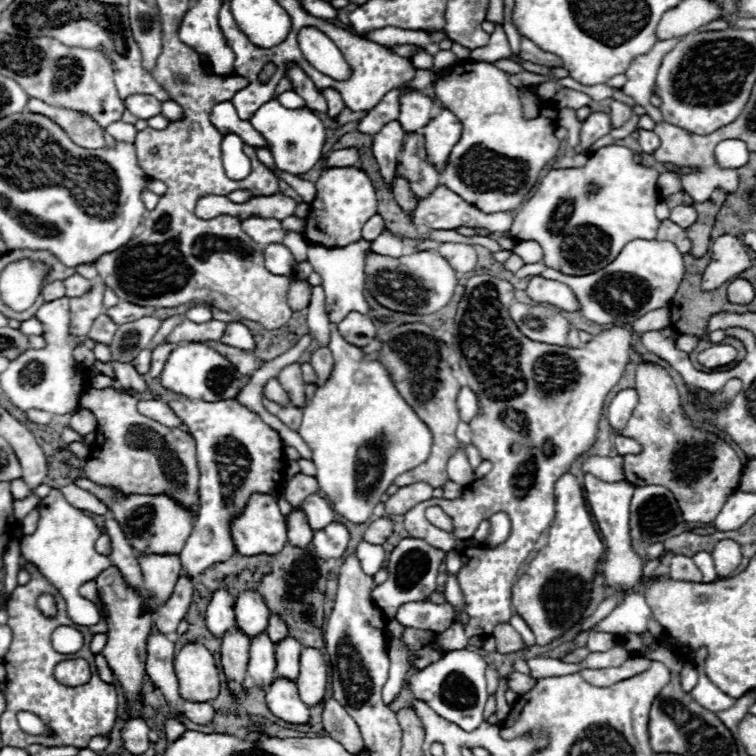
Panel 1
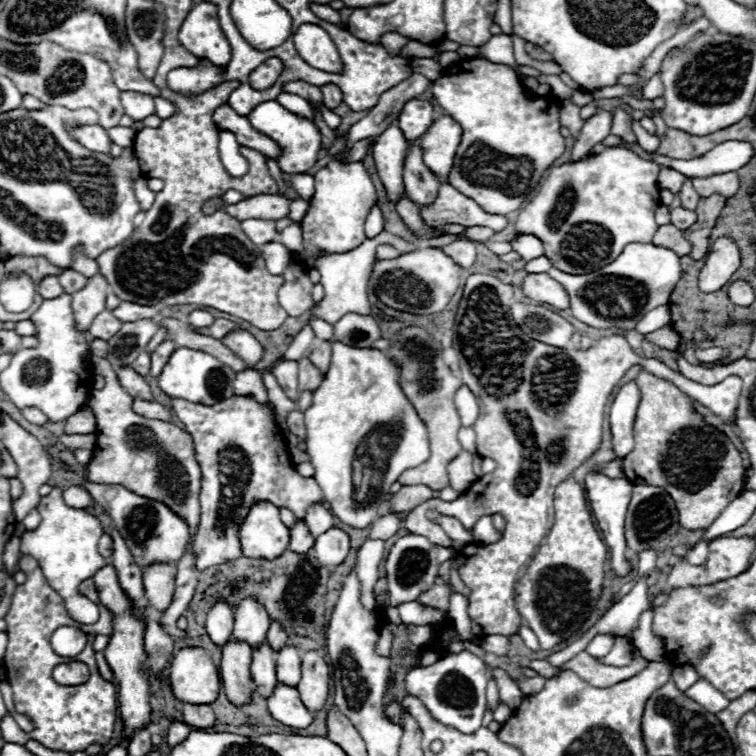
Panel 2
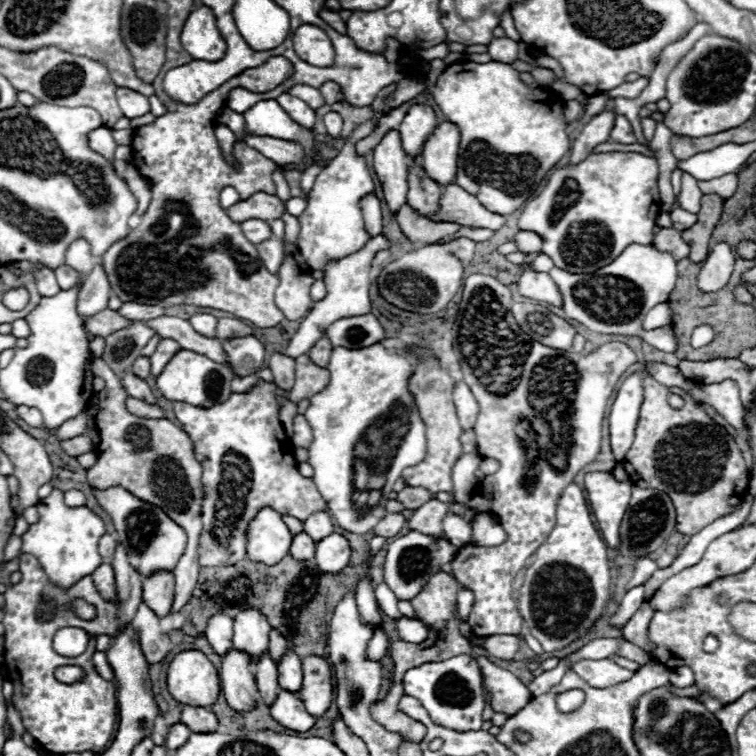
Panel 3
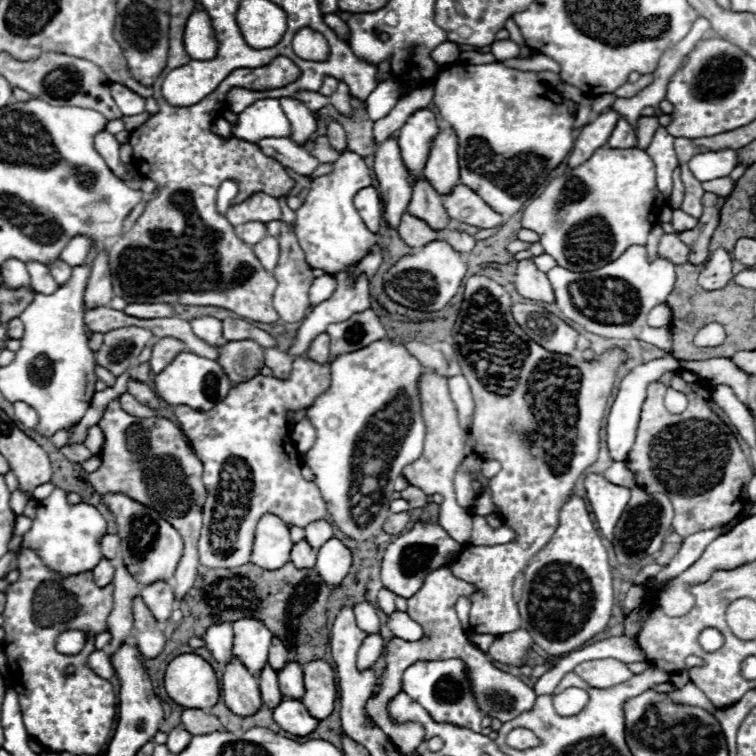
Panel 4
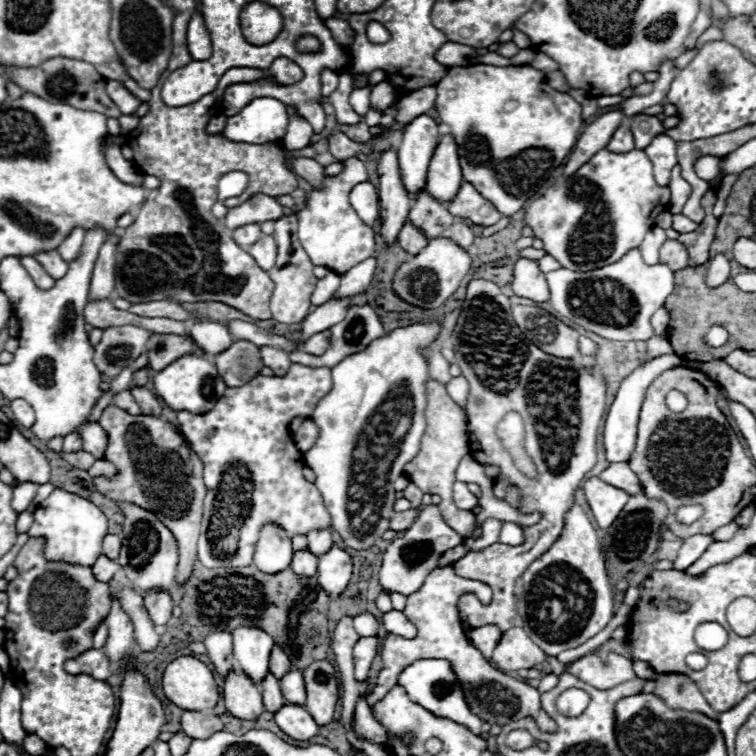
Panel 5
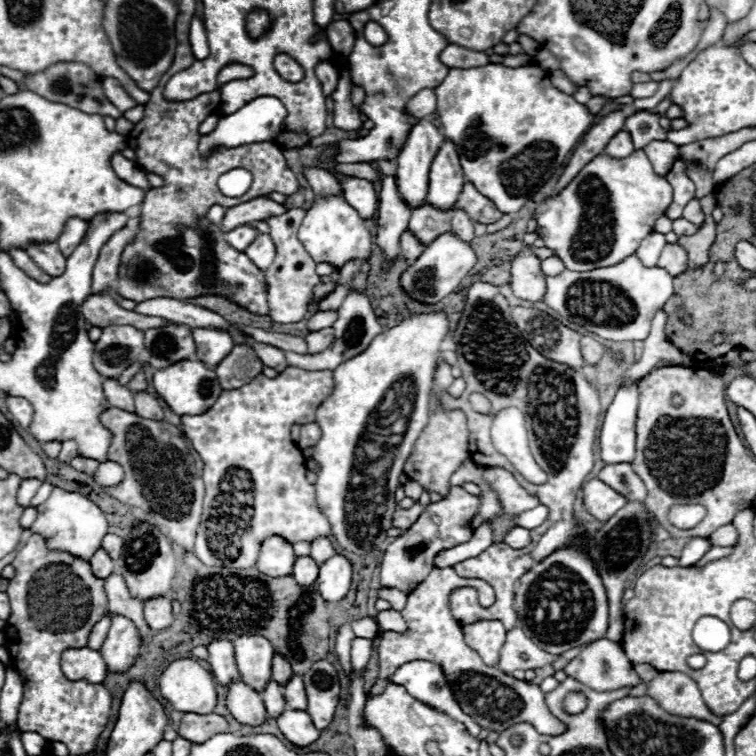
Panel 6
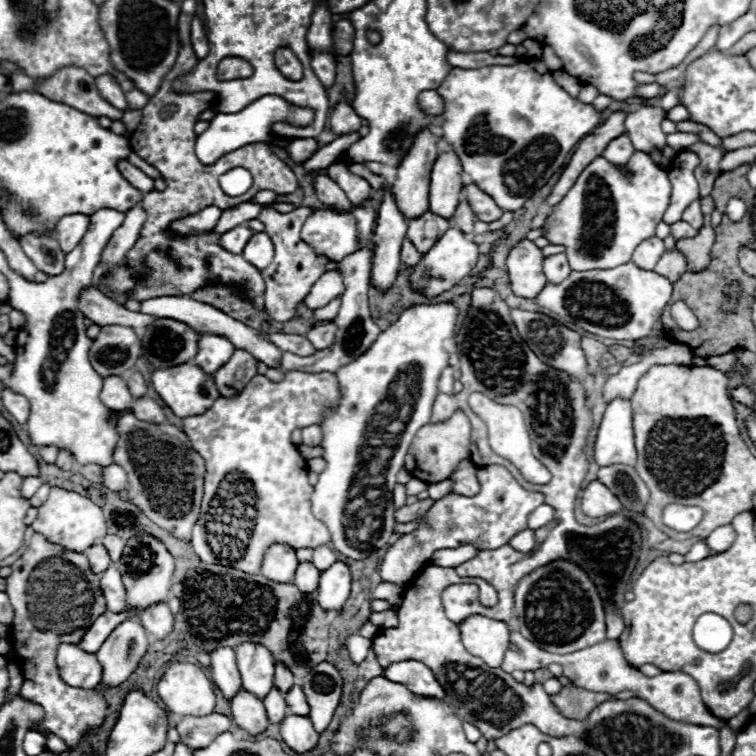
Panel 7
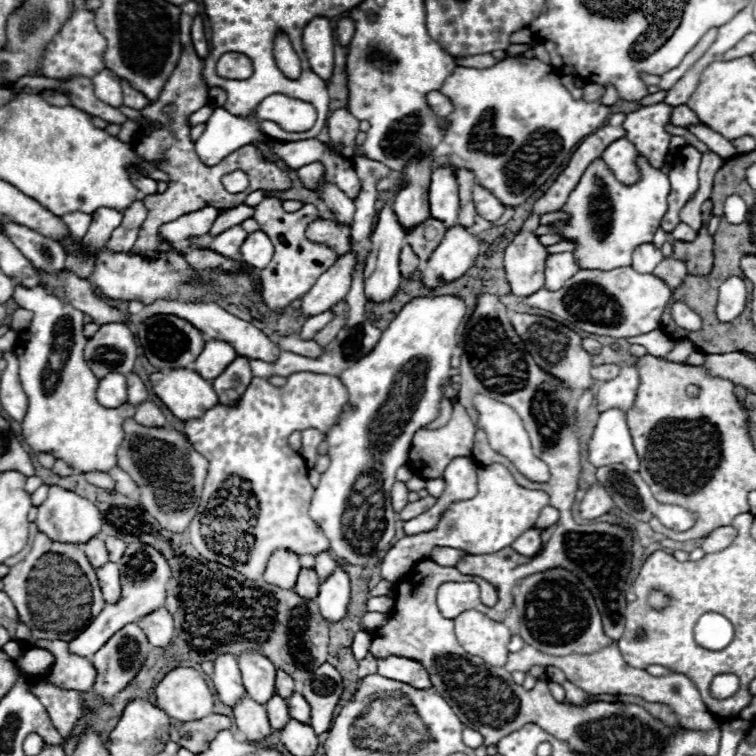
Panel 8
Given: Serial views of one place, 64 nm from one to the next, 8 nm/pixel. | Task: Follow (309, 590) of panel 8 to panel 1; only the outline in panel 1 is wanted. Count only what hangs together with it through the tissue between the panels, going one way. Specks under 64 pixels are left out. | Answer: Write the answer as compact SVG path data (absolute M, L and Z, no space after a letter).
M300 508L290 512L290 516L286 520L286 530L288 530L288 542L294 544L294 546L308 546L312 542L312 528L310 528L310 524L306 520L306 514L304 514L304 518L300 518Z

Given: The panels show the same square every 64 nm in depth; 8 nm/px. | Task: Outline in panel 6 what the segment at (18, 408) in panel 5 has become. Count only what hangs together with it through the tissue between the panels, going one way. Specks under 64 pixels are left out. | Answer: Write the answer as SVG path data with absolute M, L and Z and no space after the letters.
M6 398L6 406L8 410L12 412L12 416L18 420L18 424L22 424L24 428L30 426L32 422L32 416L34 416L34 410L30 406L30 402L26 402L24 398Z

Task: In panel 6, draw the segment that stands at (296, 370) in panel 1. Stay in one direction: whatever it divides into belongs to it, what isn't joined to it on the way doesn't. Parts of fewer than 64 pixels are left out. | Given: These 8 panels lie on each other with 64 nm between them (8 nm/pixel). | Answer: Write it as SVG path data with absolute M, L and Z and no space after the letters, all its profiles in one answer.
M252 342L252 344L254 344L254 350L256 350L258 358L262 358L262 364L264 366L274 368L278 374L282 374L288 368L284 350L274 348L274 346L268 346L268 344L258 344L258 342Z

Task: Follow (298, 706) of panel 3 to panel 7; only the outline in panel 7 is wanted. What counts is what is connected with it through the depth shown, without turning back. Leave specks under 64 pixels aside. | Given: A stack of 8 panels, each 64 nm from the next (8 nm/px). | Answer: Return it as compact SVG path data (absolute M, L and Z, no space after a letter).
M286 714L280 724L280 734L282 740L296 752L308 752L318 744L318 732L314 730L308 716Z

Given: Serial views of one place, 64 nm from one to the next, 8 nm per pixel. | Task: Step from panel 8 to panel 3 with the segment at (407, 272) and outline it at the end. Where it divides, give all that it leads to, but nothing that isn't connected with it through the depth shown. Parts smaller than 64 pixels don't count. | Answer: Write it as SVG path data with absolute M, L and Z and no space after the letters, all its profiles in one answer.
M404 204L398 210L398 224L402 228L402 232L412 240L412 242L438 242L444 236L450 236L454 232L460 230L458 224L454 222L440 222L440 224L432 224L428 218L424 218L420 212L416 212L414 208L410 208L408 204Z

